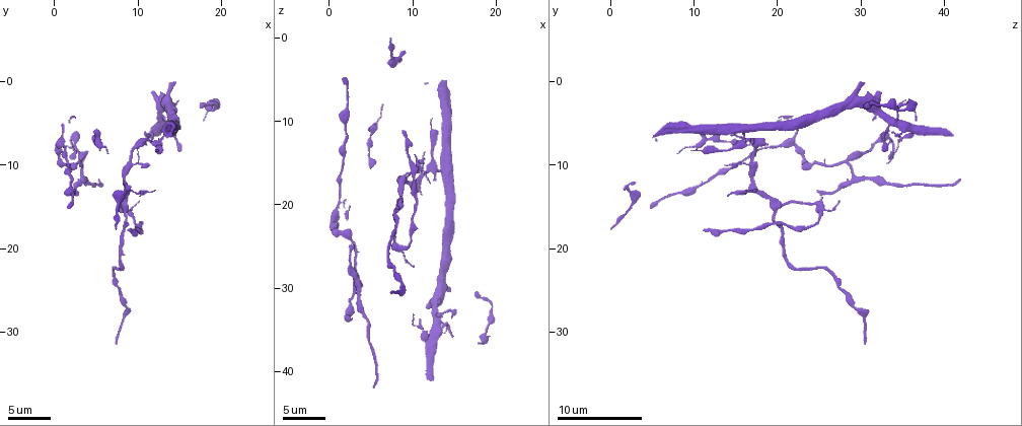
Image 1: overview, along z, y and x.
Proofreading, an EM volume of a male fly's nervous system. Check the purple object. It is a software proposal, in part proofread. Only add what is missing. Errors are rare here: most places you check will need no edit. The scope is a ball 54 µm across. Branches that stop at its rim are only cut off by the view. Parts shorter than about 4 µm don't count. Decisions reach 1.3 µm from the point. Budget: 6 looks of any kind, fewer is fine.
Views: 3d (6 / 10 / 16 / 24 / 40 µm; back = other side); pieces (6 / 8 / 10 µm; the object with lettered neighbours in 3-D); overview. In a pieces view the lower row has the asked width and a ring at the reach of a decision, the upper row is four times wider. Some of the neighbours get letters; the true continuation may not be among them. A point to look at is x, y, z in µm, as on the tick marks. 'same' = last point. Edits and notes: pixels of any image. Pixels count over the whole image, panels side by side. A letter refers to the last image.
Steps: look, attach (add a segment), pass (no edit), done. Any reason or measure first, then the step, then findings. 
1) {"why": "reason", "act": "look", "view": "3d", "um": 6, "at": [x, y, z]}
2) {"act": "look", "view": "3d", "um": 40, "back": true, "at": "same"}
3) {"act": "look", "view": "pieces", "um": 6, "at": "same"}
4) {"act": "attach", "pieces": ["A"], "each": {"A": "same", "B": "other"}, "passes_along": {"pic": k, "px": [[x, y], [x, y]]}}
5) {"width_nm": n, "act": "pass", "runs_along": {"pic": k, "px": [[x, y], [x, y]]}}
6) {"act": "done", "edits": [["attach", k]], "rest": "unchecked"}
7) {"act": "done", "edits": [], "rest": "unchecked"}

{"why": "stops while still wide", "act": "look", "view": "pieces", "um": 6, "at": [2.6, 13.0, 25.2]}

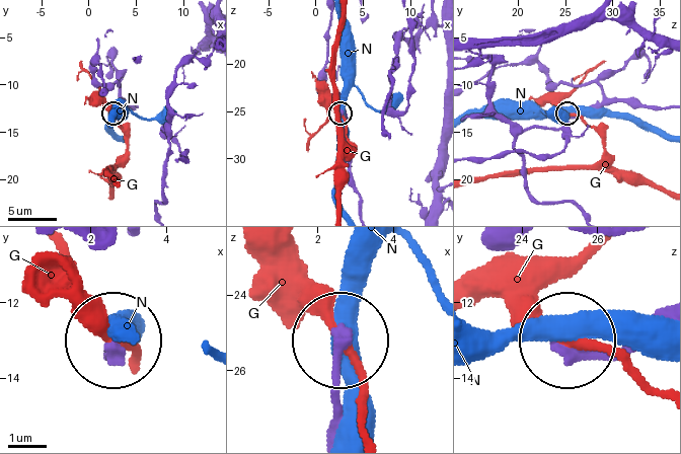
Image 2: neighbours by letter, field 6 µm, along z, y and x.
{"act": "pass", "each": {"G": "other", "N": "other"}, "found": "none of them fits"}

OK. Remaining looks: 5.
{"why": "end of a long branch", "act": "look", "view": "3d", "um": 10, "at": [7.6, 31.4, 30.4]}

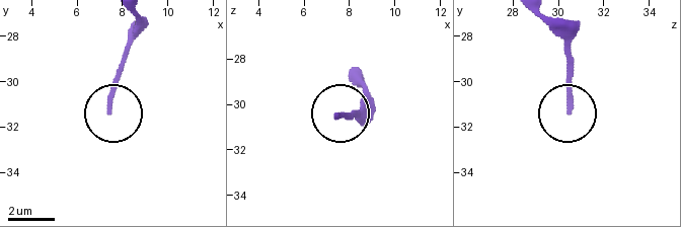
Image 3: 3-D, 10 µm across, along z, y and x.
{"act": "look", "view": "pieces", "um": 10, "at": [7.3, 31.3, 30.6]}

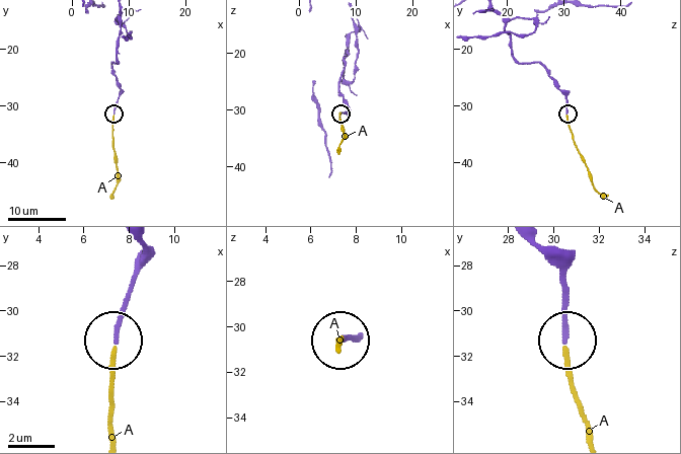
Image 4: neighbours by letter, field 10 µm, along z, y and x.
{"width_nm": 200, "act": "attach", "pieces": ["A"], "each": {"A": "same"}, "passes_along": {"pic": 4, "px": [[563, 283], [563, 362], [587, 437]]}, "found": "it goes on there"}

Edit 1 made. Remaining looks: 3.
{"why": "free end", "act": "look", "view": "3d", "um": 10, "at": [14.0, 6.6, 34.2]}

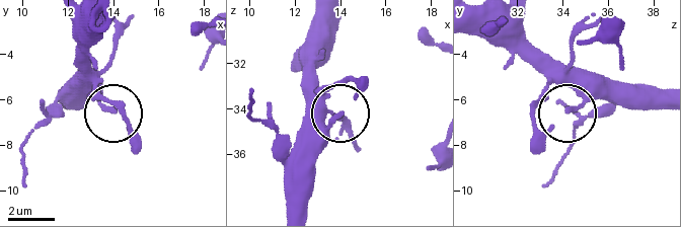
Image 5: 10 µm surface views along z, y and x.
{"why": "what lies round it", "act": "look", "view": "pieces", "um": 6, "at": [13.9, 6.5, 34.2]}

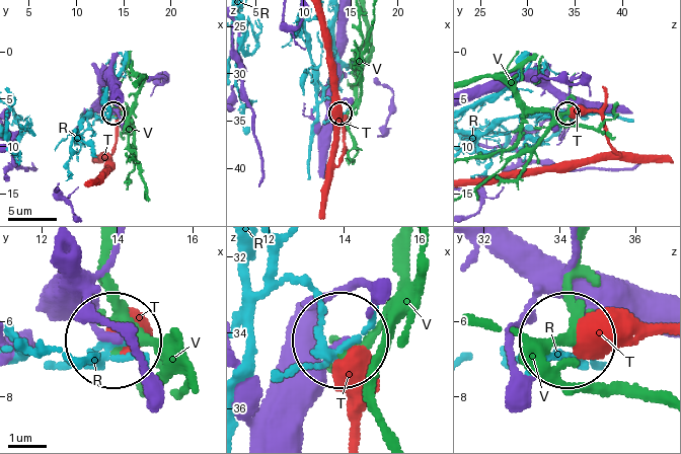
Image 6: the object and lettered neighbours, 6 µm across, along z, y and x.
{"act": "pass", "each": {"R": "other", "T": "other", "V": "other"}, "found": "no lettered segment goes on from it"}

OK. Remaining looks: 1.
{"act": "done", "edits": [["attach", 4]], "rest": "unchecked"}

